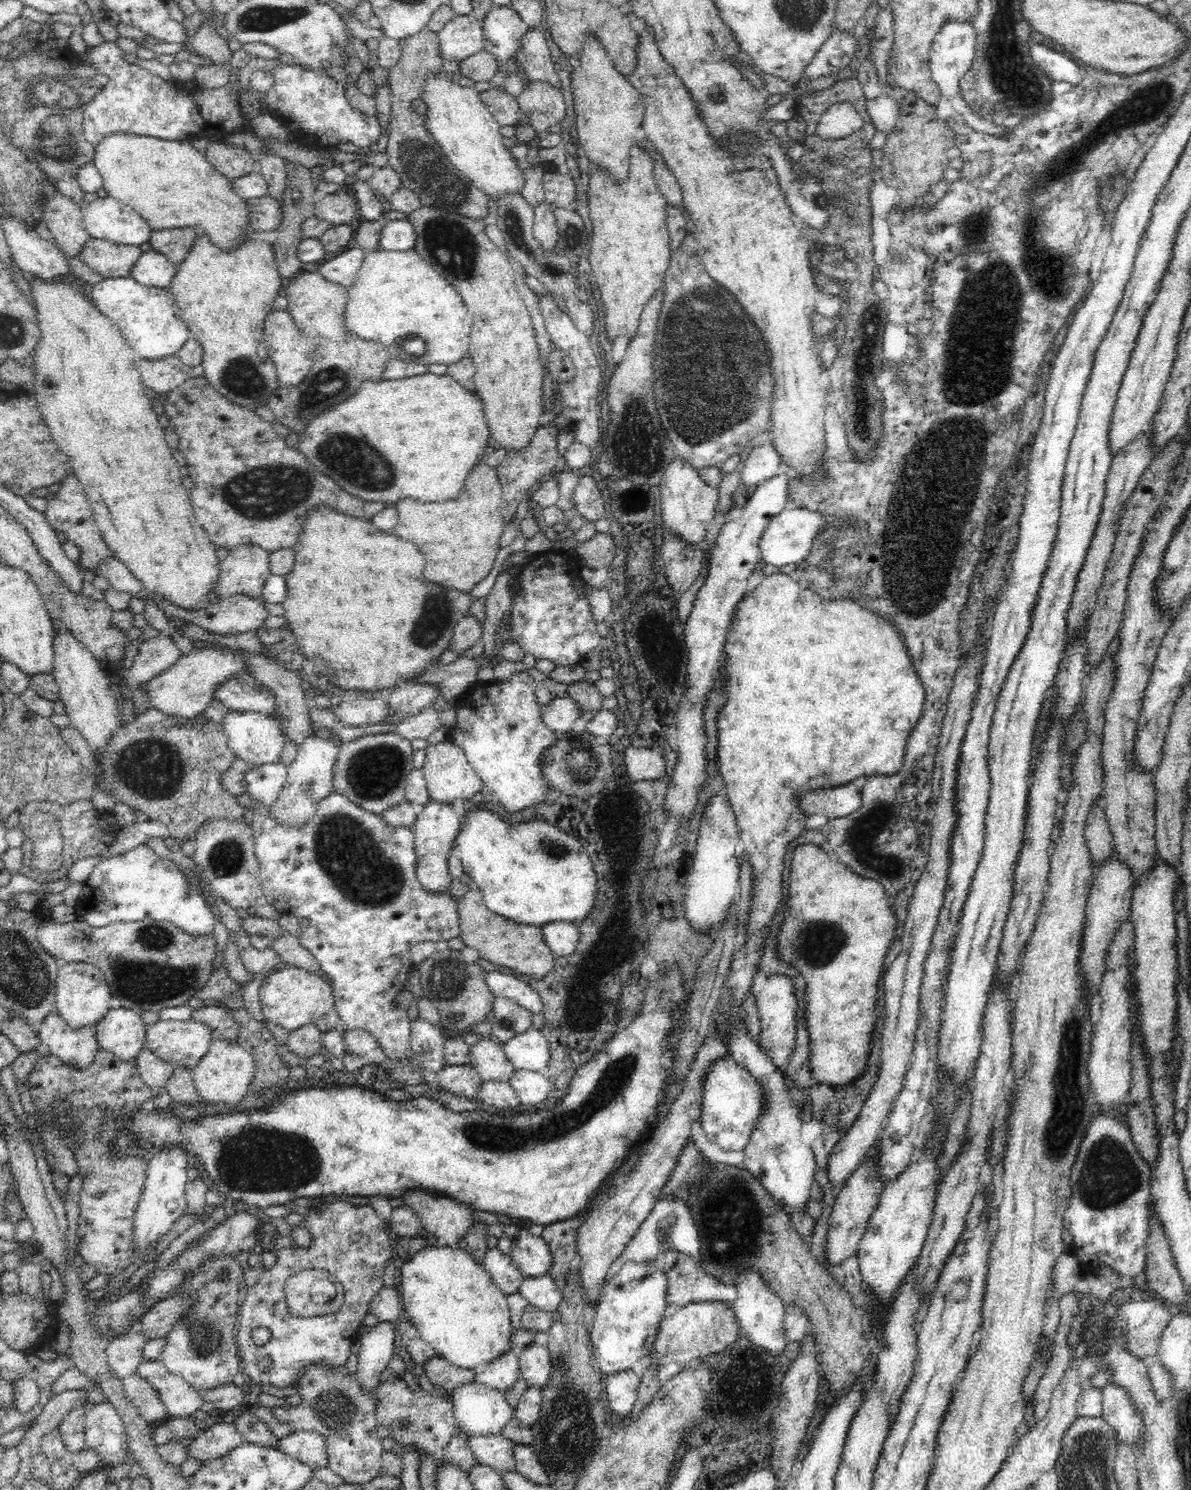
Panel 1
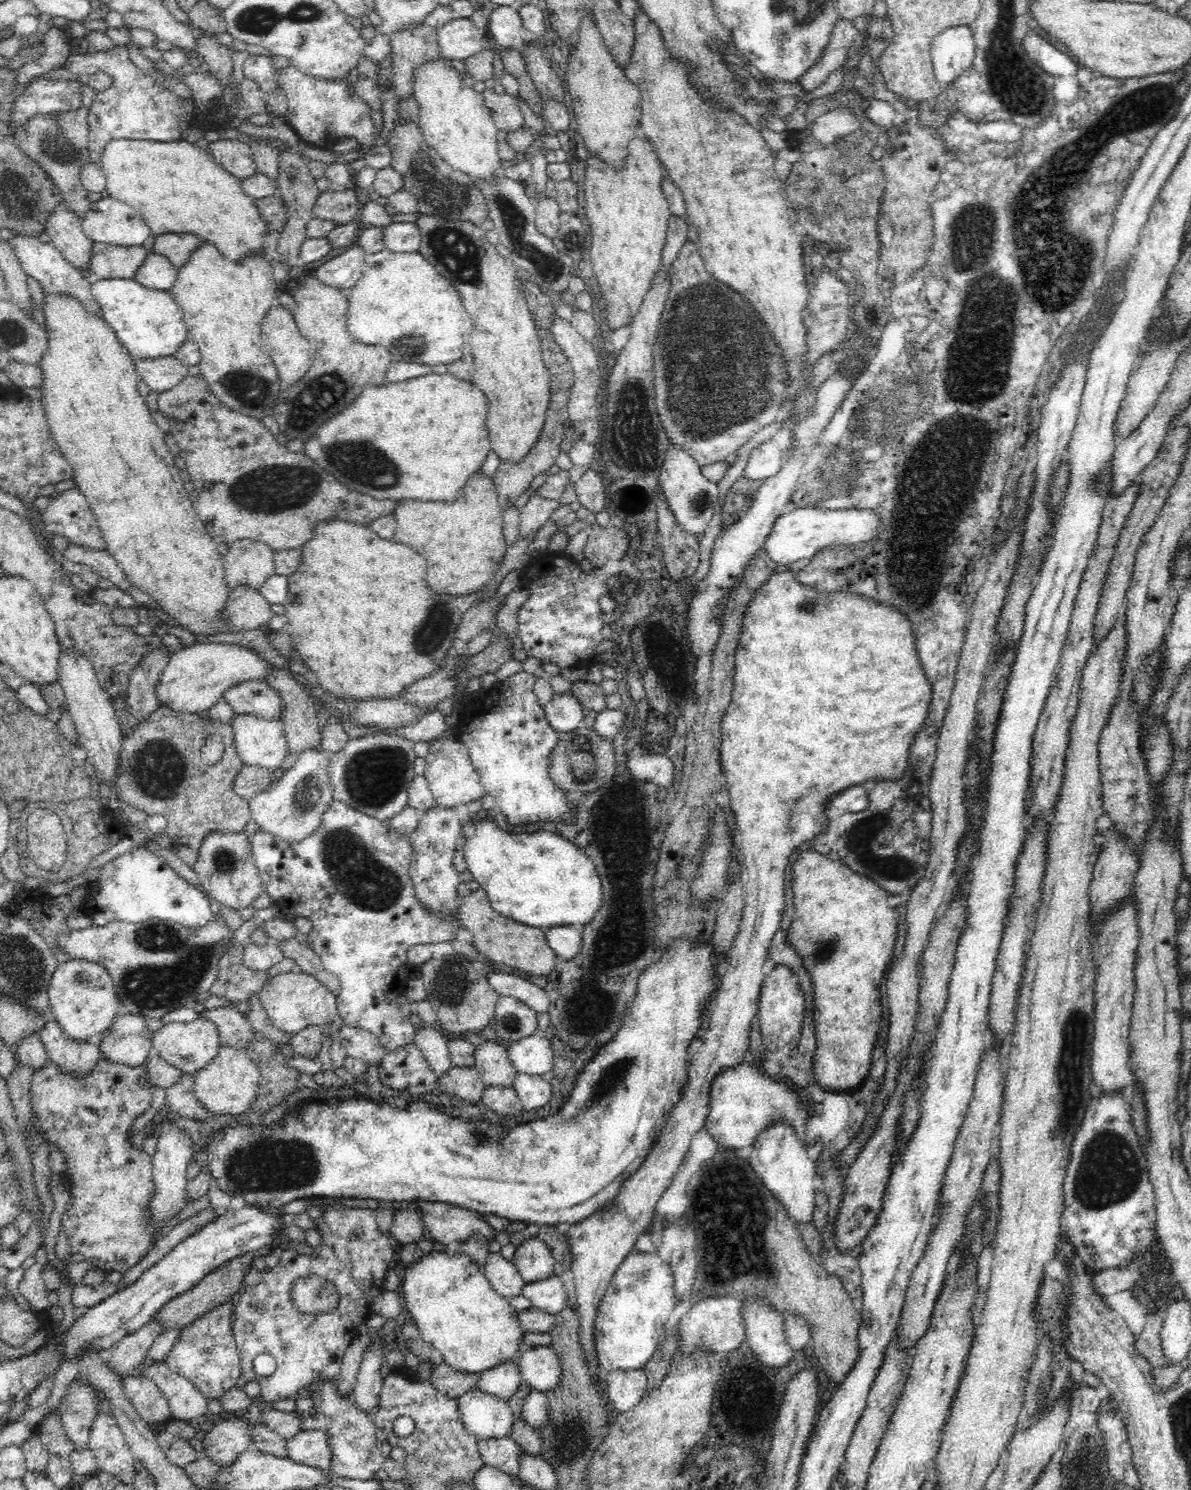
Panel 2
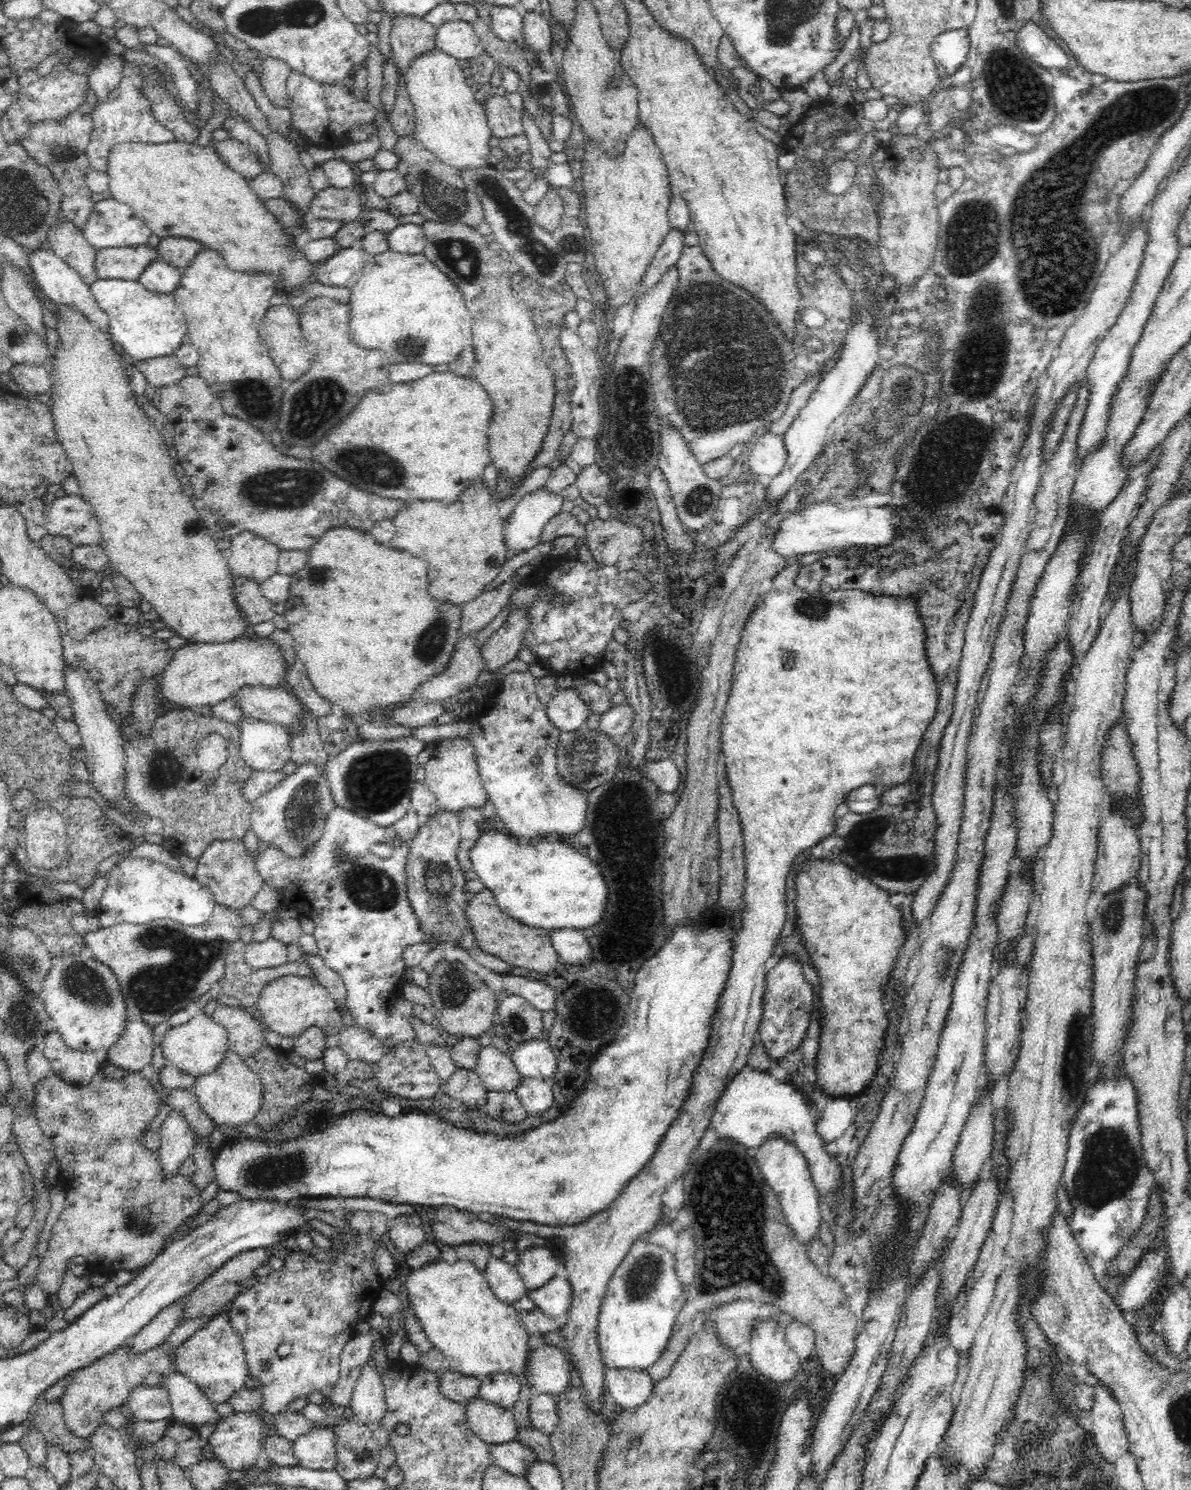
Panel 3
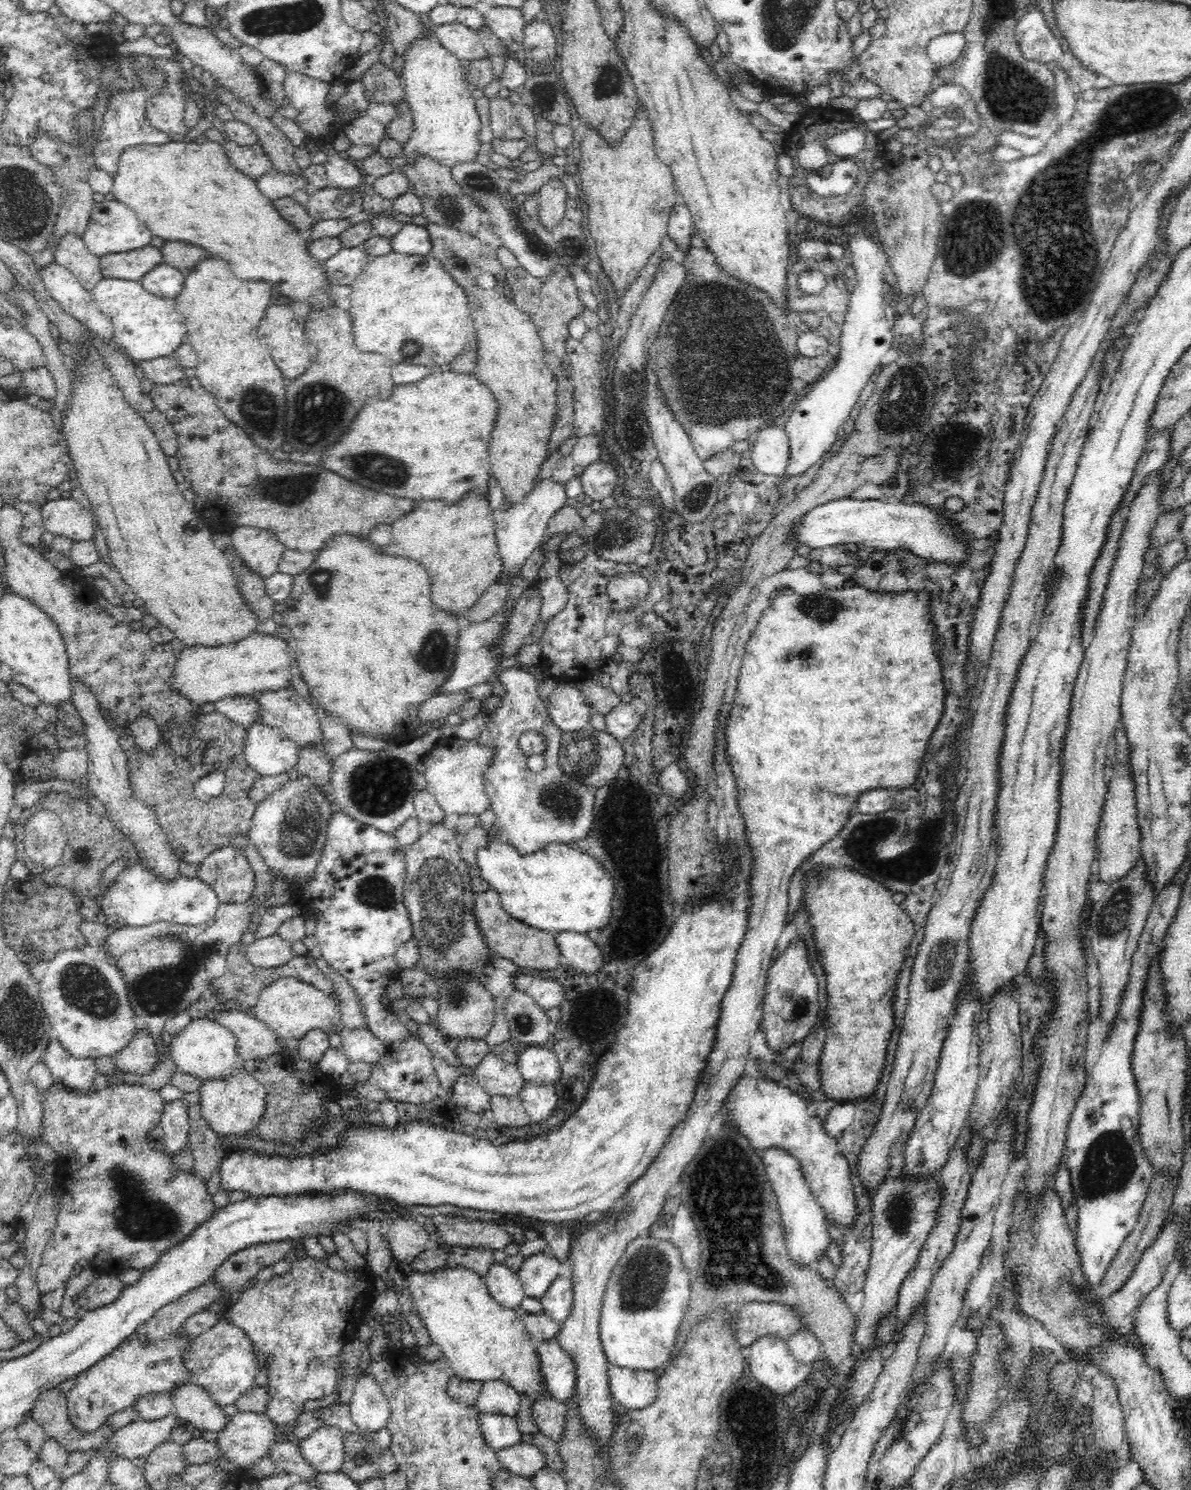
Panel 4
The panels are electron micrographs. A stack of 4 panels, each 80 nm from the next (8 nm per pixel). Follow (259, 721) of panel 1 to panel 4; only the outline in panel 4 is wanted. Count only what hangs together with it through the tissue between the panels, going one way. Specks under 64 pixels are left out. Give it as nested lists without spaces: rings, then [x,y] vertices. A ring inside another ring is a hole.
[[[263,722],[252,723],[252,726],[245,730],[246,763],[261,776],[278,776],[278,774],[286,774],[288,770],[296,768],[298,751],[300,747],[282,734],[282,731],[265,726]]]

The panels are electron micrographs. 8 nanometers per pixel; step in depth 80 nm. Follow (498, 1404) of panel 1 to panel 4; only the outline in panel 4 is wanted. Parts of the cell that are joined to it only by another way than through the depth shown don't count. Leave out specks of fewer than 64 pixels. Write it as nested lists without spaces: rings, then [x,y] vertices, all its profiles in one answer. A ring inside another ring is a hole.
[[[480,1412],[479,1427],[484,1440],[495,1451],[522,1442],[523,1434],[518,1429],[513,1416]]]

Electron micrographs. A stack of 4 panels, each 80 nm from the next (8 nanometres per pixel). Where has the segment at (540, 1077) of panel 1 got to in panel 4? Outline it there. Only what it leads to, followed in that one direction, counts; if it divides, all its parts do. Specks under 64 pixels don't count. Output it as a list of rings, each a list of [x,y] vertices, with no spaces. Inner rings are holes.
[[[526,1081],[517,1096],[522,1101],[526,1114],[532,1123],[548,1120],[558,1098],[554,1092],[554,1086],[532,1081]]]

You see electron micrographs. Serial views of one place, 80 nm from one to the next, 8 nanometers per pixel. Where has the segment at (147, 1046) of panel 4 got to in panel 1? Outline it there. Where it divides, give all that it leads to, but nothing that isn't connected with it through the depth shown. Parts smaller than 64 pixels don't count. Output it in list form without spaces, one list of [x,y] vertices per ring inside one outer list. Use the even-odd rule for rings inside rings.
[[[112,1006],[97,1022],[95,1036],[99,1048],[114,1053],[124,1061],[135,1062],[135,1056],[145,1047],[146,1029],[141,1012]]]

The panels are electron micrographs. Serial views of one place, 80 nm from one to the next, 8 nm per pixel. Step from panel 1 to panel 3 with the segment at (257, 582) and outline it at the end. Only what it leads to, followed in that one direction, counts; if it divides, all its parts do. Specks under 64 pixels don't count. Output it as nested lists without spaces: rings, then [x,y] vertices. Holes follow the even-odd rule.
[[[252,533],[238,534],[231,539],[227,561],[231,576],[264,582],[277,572],[277,560],[281,550],[271,542]]]

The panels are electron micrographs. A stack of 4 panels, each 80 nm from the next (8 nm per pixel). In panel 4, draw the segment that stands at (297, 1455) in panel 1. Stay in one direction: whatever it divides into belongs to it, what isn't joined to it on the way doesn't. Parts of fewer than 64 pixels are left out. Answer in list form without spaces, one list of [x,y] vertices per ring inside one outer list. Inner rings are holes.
[[[322,1425],[307,1439],[297,1442],[304,1460],[317,1472],[336,1472],[344,1460],[344,1431],[335,1426]]]

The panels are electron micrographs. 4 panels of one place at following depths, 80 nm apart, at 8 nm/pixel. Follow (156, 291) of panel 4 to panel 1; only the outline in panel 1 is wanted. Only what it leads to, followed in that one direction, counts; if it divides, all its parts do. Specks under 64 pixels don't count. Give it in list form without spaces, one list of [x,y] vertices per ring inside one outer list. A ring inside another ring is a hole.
[[[150,250],[138,258],[131,278],[142,286],[167,289],[176,276],[177,268],[164,254]]]

